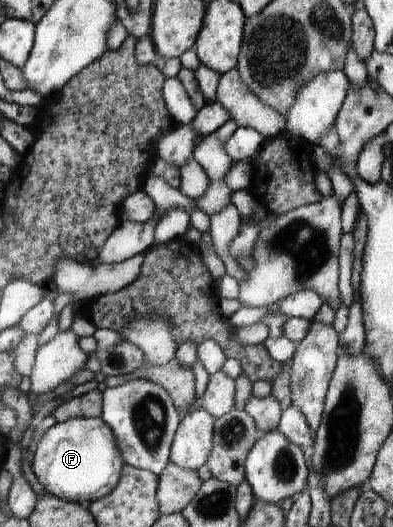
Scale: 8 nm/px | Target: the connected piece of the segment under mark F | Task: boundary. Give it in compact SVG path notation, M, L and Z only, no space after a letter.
M76 417L45 431L31 458L31 469L47 493L65 501L88 505L110 495L126 466L114 430L101 418Z

